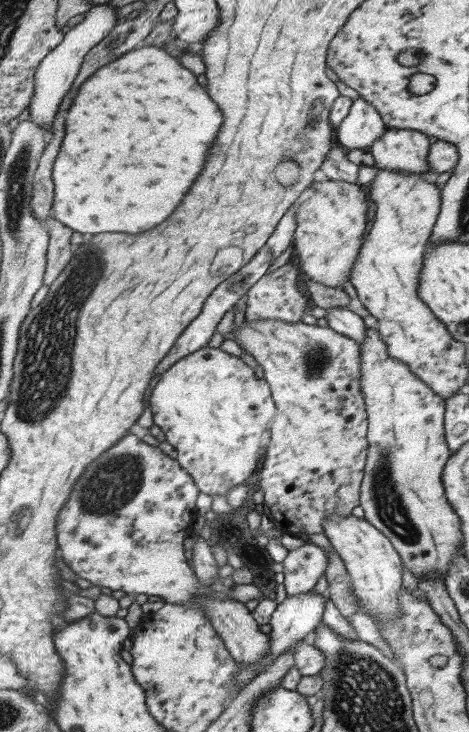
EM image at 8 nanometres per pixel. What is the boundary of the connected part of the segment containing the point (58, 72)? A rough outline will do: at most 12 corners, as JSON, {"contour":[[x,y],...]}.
{"contour":[[108,2],[84,13],[39,64],[29,118],[52,134],[85,56],[116,26]]}

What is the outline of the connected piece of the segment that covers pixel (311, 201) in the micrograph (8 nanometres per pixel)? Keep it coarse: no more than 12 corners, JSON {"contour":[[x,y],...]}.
{"contour":[[313,181],[295,212],[302,275],[340,288],[364,244],[360,184]]}

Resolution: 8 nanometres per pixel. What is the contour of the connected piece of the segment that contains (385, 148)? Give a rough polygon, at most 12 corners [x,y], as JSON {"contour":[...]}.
{"contour":[[386,128],[368,148],[376,166],[428,176],[428,135]]}

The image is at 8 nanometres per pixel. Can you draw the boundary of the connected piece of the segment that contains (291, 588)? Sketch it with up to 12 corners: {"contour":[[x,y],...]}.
{"contour":[[311,543],[283,561],[287,596],[308,592],[326,570],[324,549]]}

